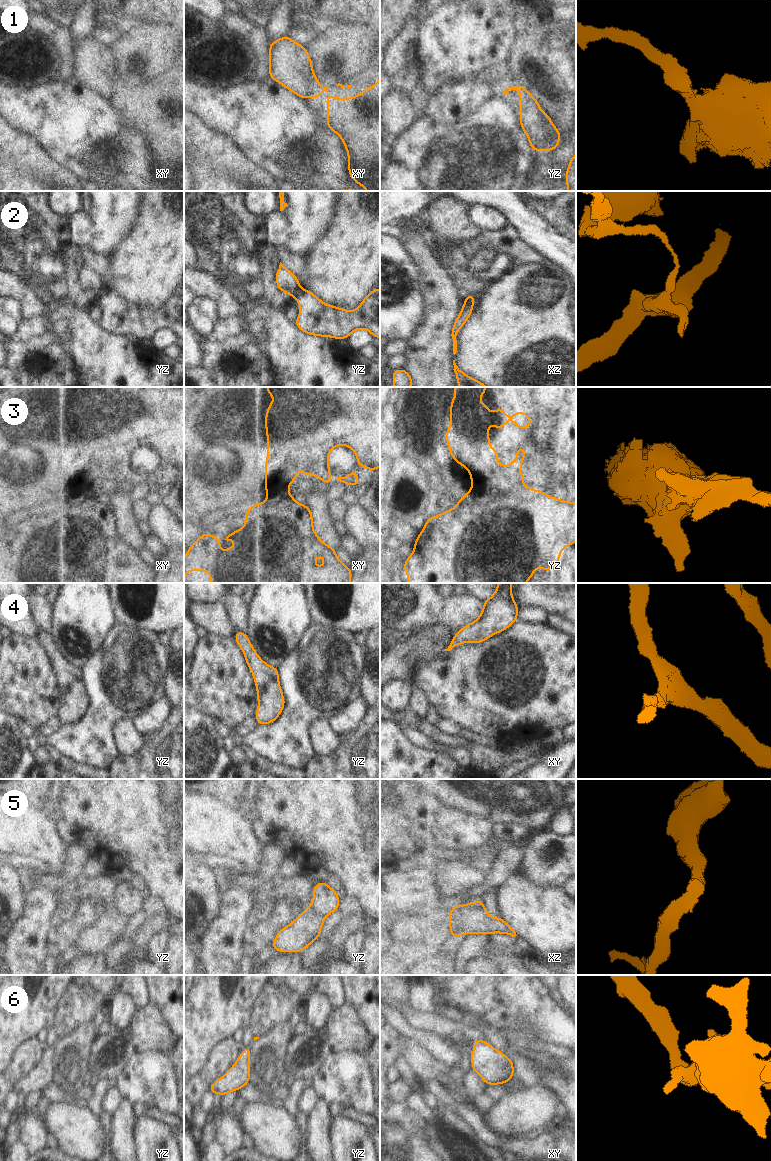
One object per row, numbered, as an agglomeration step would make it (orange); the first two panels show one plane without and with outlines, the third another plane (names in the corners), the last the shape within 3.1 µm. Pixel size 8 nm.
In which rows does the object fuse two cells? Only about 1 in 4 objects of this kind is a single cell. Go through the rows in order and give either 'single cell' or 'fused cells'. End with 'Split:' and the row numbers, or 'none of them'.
1: single cell
2: fused cells
3: fused cells
4: single cell
5: fused cells
6: single cell
Split: 2, 3, 5

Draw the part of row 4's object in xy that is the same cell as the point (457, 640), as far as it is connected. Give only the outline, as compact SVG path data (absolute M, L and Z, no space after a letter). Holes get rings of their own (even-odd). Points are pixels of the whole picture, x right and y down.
M498 583L494 594L483 601L480 616L462 627L444 651L451 651L462 643L483 643L491 636L505 631L518 620L517 606L511 590L512 583Z

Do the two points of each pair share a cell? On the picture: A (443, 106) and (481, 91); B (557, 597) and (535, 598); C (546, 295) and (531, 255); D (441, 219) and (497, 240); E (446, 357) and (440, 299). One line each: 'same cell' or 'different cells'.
A: same cell
B: same cell
C: different cells
D: different cells
E: same cell

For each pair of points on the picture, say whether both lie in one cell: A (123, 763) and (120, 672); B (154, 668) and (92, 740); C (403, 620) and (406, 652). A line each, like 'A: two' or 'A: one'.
A: two
B: one
C: two

